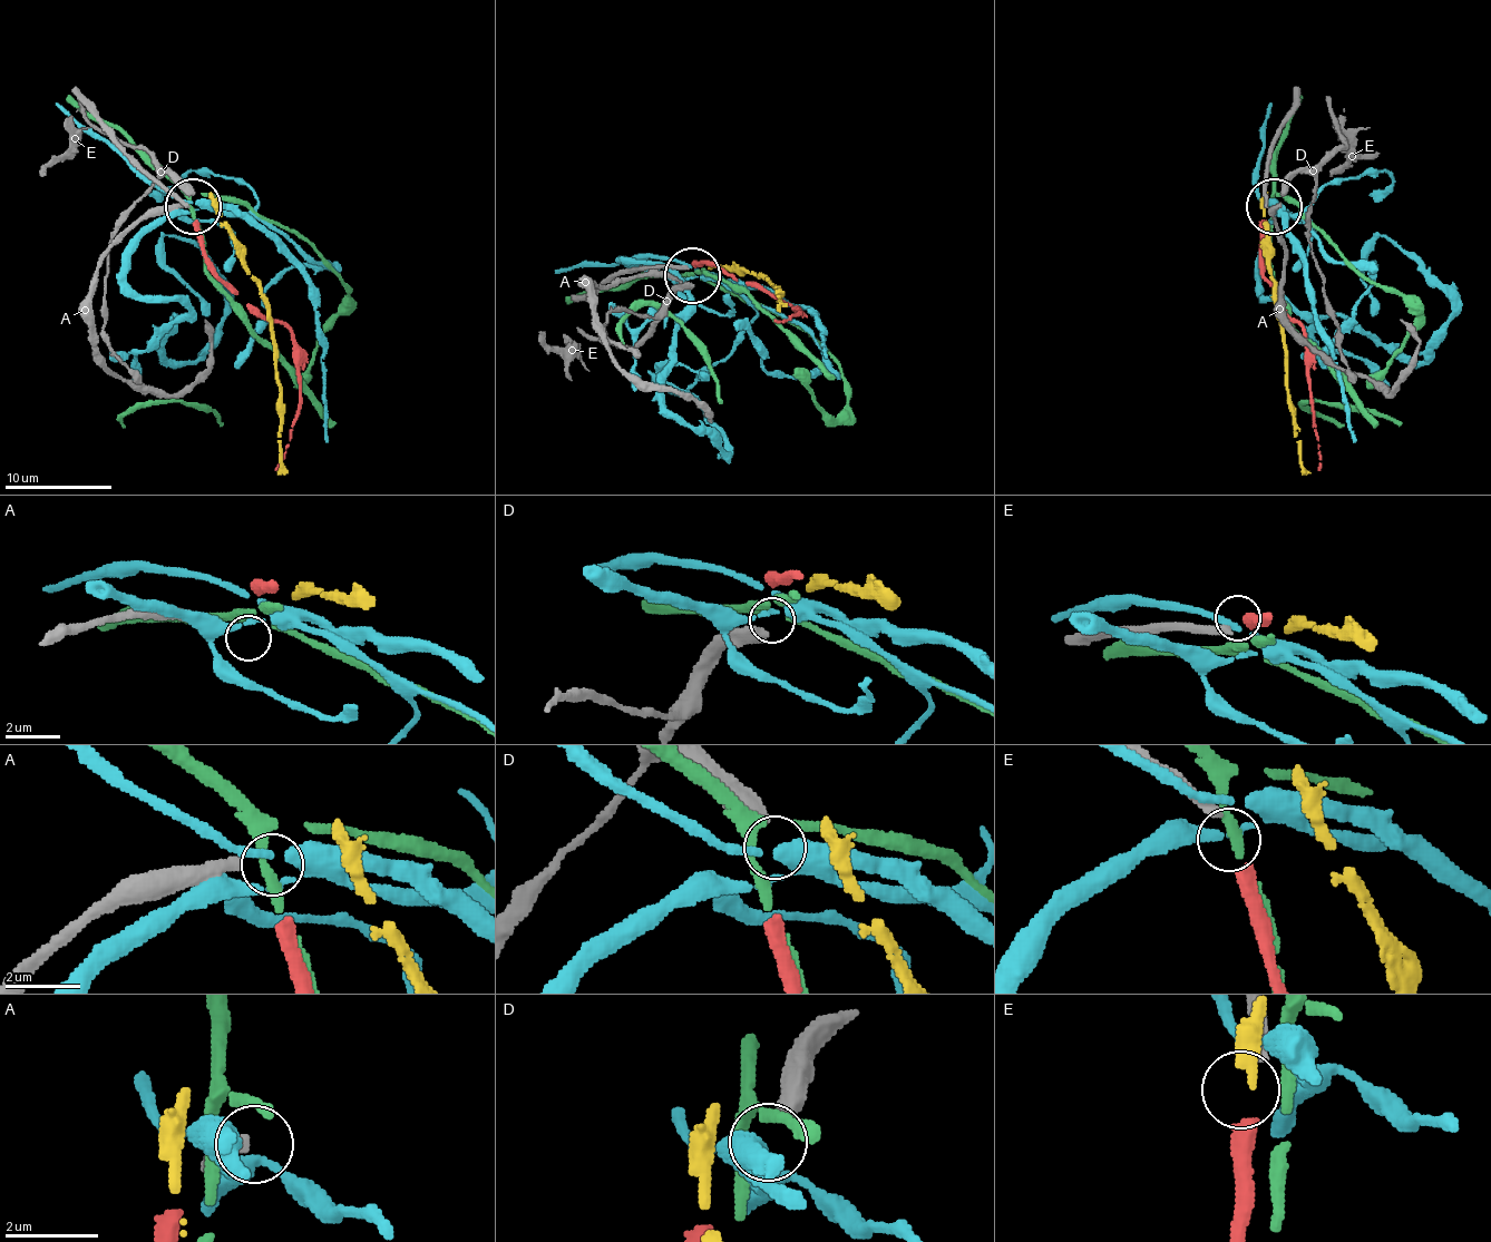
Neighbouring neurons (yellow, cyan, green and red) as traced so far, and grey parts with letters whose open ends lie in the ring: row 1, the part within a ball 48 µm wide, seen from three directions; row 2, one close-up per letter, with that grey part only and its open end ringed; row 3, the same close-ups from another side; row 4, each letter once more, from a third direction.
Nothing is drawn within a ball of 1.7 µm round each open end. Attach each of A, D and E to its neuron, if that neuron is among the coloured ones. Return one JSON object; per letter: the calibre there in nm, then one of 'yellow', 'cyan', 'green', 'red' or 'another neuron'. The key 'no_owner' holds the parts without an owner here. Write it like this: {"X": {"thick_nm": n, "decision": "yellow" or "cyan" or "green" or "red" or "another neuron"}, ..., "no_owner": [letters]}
{"A": {"thick_nm": 280, "decision": "another neuron"}, "D": {"thick_nm": 500, "decision": "another neuron"}, "E": {"thick_nm": 280, "decision": "red"}, "no_owner": ["A", "D"]}

